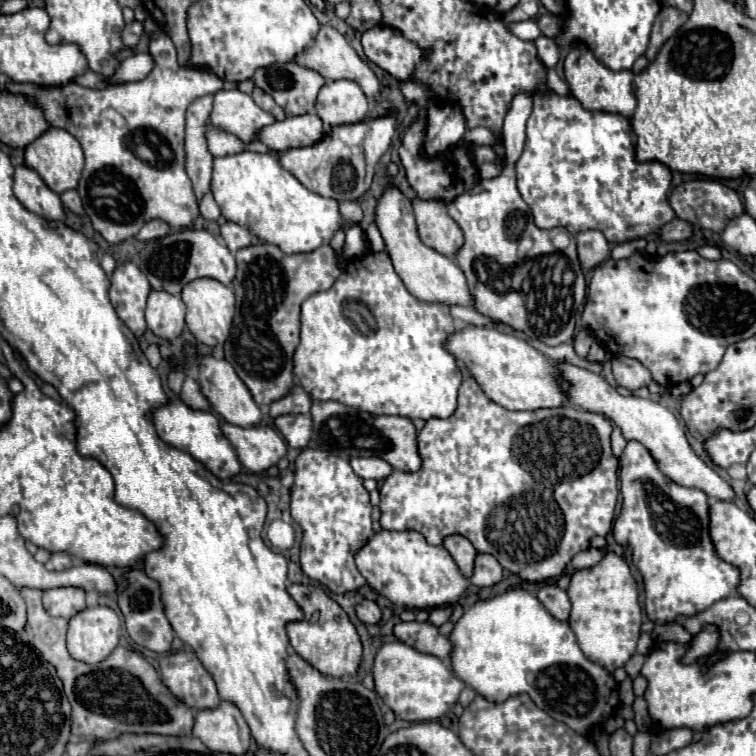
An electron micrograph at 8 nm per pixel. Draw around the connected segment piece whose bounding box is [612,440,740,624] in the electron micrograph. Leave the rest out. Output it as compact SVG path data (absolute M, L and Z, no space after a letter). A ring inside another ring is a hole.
M630 440L620 456L620 492L622 492L622 512L614 522L614 538L618 544L628 546L632 550L634 564L644 576L646 590L646 612L648 618L658 624L674 622L680 614L696 614L710 604L724 600L736 594L738 584L738 568L720 560L714 554L712 540L708 536L708 496L696 488L684 488L668 480L656 466L650 452L640 444ZM626 476L634 476L626 488Z

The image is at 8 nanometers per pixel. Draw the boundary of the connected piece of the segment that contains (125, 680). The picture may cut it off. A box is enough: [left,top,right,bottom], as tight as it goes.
[20,588,196,738]

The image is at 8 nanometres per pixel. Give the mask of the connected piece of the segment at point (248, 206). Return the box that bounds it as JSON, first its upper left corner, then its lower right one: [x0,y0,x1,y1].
[212,152,342,254]

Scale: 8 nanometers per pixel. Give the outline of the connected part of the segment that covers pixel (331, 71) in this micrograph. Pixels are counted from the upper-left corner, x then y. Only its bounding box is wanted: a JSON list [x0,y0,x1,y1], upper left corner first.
[294,26,380,100]

